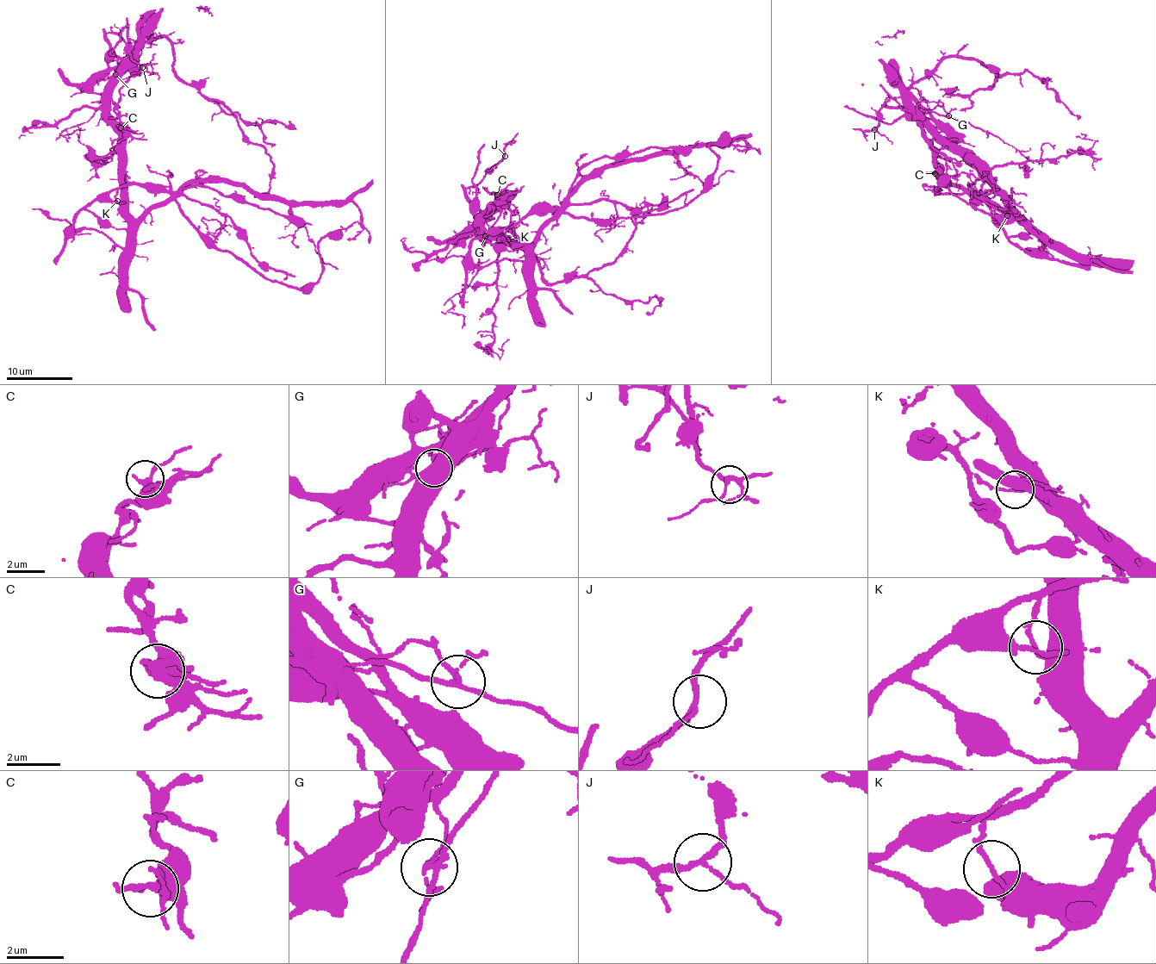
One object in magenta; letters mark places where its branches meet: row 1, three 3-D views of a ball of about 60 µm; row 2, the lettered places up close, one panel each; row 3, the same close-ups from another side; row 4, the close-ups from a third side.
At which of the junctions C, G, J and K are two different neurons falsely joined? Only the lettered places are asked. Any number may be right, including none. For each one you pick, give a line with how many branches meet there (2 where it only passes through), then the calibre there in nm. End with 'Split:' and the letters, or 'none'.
G: 4 branches meet; 160 nm thick
K: 2 branches meet; 120 nm thick
Split: G, K

